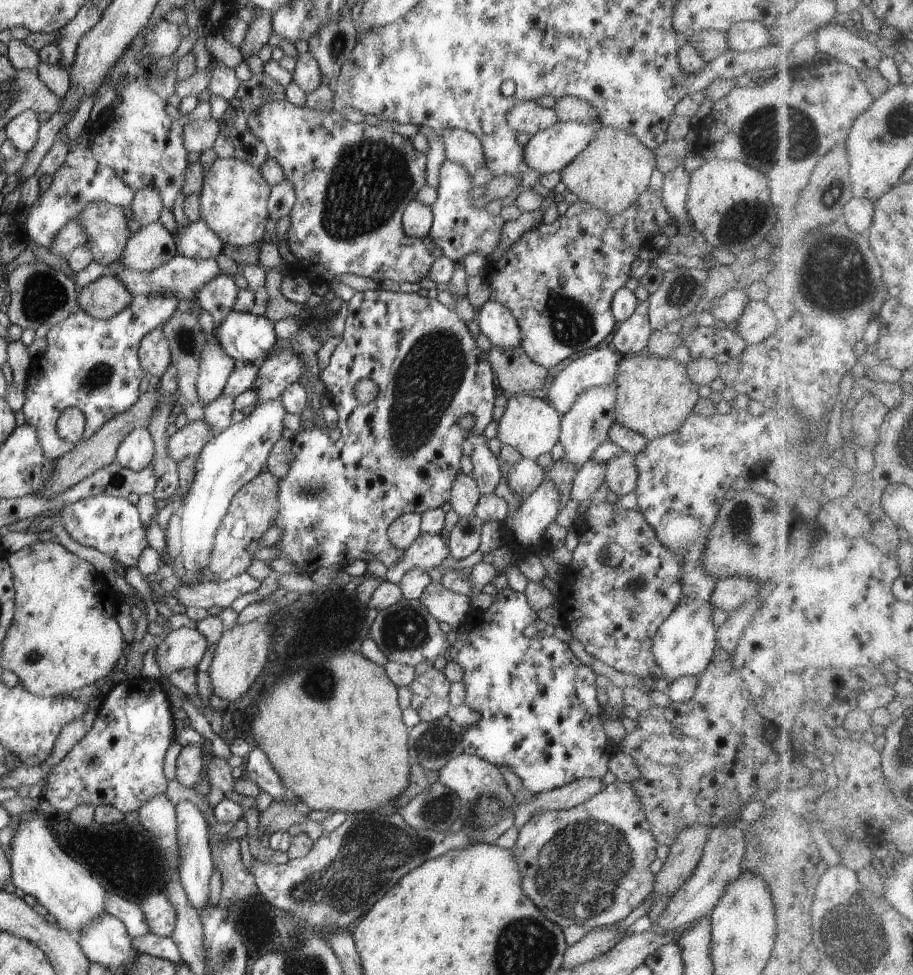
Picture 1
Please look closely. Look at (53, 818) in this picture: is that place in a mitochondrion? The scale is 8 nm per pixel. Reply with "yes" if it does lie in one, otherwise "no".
no

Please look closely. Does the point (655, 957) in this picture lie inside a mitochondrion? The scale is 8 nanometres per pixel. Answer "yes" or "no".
no

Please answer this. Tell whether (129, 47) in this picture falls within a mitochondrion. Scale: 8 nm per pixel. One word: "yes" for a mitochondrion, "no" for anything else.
no

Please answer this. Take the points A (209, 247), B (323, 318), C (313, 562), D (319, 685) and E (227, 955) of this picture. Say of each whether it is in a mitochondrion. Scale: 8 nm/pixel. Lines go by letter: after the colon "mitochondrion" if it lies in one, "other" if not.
A: other
B: mitochondrion
C: other
D: mitochondrion
E: mitochondrion

